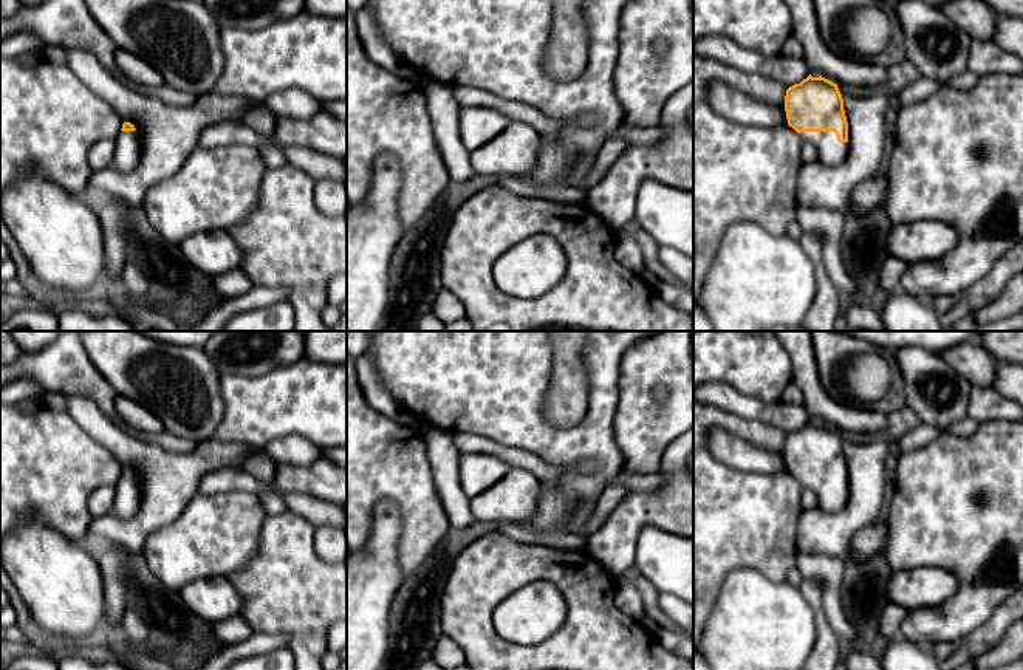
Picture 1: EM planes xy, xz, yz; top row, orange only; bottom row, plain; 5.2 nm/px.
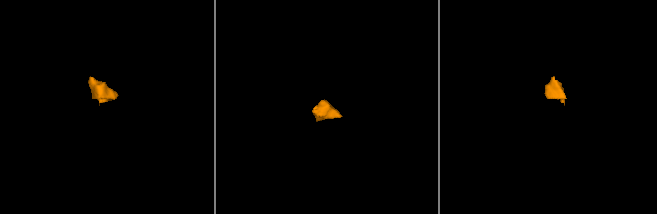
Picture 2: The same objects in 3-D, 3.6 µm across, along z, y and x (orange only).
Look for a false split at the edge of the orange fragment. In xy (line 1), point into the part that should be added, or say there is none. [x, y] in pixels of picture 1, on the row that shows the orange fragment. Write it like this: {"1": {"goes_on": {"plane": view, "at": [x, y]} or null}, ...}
{"1": {"goes_on": {"plane": "xy", "at": [127, 149]}}}

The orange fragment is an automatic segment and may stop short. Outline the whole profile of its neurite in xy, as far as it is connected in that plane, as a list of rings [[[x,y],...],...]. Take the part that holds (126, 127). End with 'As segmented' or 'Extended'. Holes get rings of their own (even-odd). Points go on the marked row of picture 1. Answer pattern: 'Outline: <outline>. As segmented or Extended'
Outline: [[[124,122],[121,133],[115,139],[115,156],[110,167],[118,172],[132,172],[139,161],[141,144],[135,130],[133,124]]]. Extended

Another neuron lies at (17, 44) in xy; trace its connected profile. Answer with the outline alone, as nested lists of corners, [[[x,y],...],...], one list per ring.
[[[17,32],[0,40],[0,57],[15,57],[29,51],[43,53],[45,43],[33,32]]]

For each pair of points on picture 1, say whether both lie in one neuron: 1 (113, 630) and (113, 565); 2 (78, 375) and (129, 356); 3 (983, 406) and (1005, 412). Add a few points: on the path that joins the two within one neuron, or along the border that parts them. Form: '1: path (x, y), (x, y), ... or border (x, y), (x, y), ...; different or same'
1: path (115, 615), (115, 581); same
2: border (84, 347), (95, 369), (118, 393); different
3: path (988, 406), (1000, 409); same

